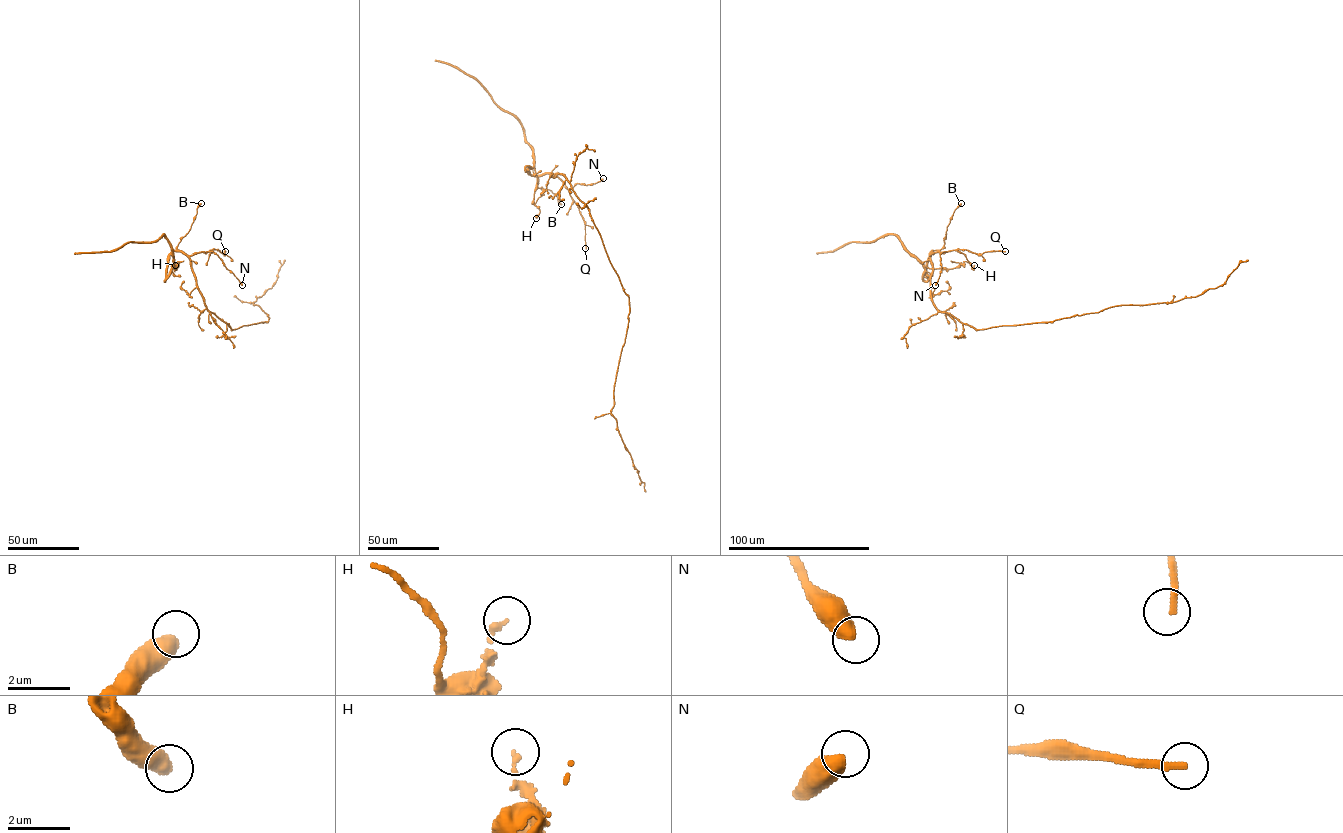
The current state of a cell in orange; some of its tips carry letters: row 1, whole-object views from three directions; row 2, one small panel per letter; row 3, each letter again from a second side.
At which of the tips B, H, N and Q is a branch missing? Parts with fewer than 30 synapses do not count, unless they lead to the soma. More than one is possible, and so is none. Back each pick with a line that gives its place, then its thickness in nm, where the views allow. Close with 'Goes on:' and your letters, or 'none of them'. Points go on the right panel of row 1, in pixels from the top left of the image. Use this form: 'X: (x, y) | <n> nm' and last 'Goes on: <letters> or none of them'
Q: (1005, 251) | 240 nm
Goes on: Q

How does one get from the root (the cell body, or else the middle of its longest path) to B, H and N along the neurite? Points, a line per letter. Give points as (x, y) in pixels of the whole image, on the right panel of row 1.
B: (961, 322), (951, 315), (940, 312), (932, 301), (930, 256), (934, 250), (943, 246), (950, 217), (961, 203)
H: (961, 322), (932, 301), (931, 251), (927, 281), (924, 266), (974, 265)
N: (961, 322), (940, 312), (931, 294), (929, 256), (946, 251), (940, 255), (942, 268), (935, 285)

